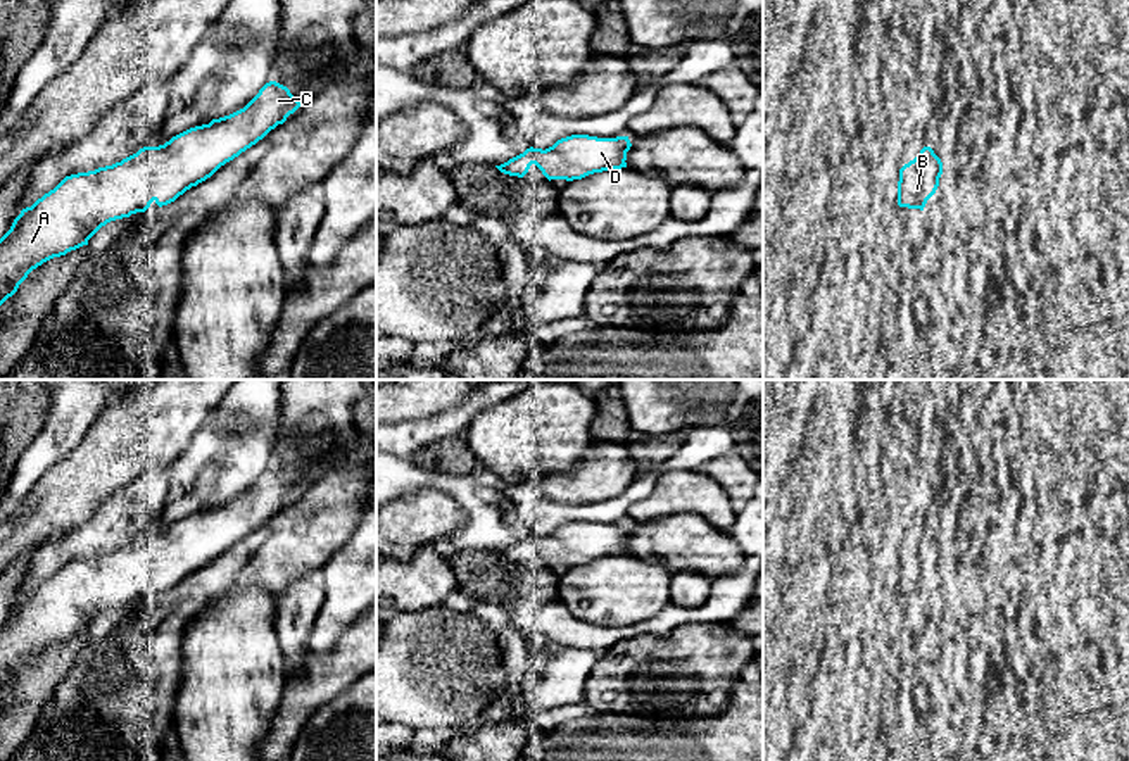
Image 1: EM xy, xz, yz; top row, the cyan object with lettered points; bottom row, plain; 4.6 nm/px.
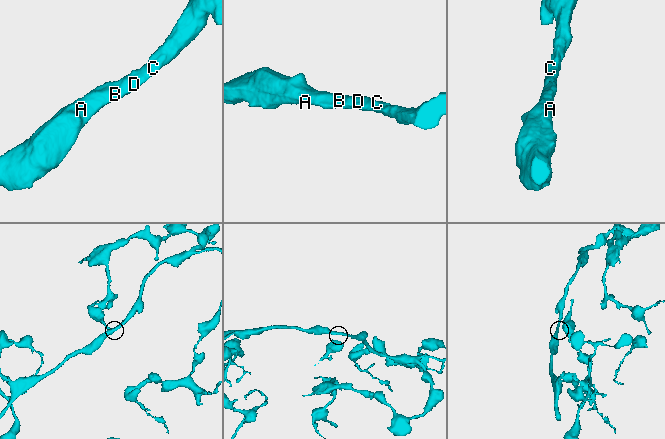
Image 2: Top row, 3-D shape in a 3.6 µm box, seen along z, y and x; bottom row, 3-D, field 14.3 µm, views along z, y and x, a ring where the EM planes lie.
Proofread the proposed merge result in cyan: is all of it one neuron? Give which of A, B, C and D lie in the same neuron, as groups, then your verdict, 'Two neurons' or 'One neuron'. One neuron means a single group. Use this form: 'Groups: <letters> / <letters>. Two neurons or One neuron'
Groups: A B C D. One neuron

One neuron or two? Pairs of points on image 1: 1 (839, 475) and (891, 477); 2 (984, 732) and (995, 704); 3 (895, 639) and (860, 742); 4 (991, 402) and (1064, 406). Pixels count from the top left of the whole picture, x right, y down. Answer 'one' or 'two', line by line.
1: two
2: one
3: one
4: two

